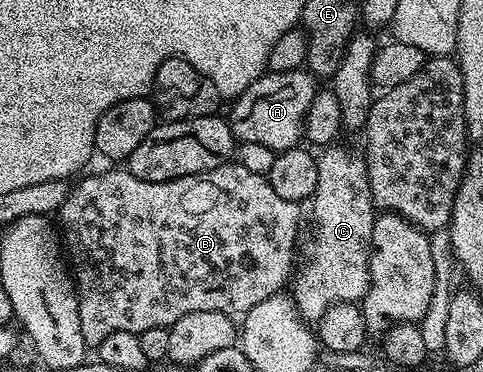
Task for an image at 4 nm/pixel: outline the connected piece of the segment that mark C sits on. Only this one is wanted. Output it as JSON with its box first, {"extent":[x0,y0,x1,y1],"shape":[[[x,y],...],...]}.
{"extent":[290,142,378,322],"shape":[[[337,142],[325,147],[324,157],[321,155],[317,159],[318,186],[310,201],[312,220],[316,223],[312,257],[305,262],[300,273],[295,273],[290,284],[290,297],[308,322],[319,322],[322,314],[335,304],[363,301],[370,282],[368,252],[372,248],[372,231],[378,209],[372,200],[367,159],[363,155],[351,156],[342,144]]]}

